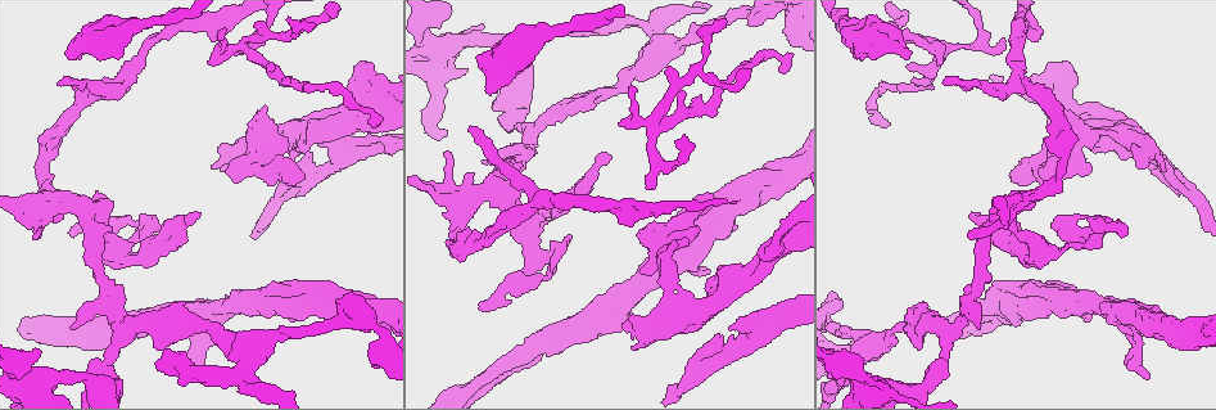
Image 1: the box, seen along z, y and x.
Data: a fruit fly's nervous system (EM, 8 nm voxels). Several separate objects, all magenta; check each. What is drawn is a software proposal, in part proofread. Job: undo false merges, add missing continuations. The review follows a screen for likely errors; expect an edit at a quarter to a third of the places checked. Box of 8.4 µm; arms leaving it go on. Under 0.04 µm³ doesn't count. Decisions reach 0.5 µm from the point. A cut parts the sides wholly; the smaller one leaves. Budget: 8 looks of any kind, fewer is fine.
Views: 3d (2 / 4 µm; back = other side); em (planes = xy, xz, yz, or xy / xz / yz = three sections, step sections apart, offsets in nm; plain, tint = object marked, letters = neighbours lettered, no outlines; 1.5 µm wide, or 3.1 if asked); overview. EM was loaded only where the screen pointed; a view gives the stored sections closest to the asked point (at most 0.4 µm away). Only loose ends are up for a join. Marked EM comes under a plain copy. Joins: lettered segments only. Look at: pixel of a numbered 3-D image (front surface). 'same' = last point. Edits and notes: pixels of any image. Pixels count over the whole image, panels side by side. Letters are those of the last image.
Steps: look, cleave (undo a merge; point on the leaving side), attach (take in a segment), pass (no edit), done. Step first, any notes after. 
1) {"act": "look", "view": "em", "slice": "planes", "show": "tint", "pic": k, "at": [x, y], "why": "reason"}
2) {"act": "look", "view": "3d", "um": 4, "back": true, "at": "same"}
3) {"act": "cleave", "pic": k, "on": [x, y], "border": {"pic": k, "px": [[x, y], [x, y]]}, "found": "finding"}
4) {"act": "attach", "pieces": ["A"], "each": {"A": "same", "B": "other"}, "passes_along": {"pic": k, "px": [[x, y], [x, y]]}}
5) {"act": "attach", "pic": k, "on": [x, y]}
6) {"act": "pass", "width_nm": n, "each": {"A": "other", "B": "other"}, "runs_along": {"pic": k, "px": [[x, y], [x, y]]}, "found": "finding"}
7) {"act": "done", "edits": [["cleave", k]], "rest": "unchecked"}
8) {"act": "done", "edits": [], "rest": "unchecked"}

{"act": "look", "view": "em", "slice": "yz", "step": 8, "show": "letters", "pic": 1, "at": [1149, 377], "why": "branch stops here"}

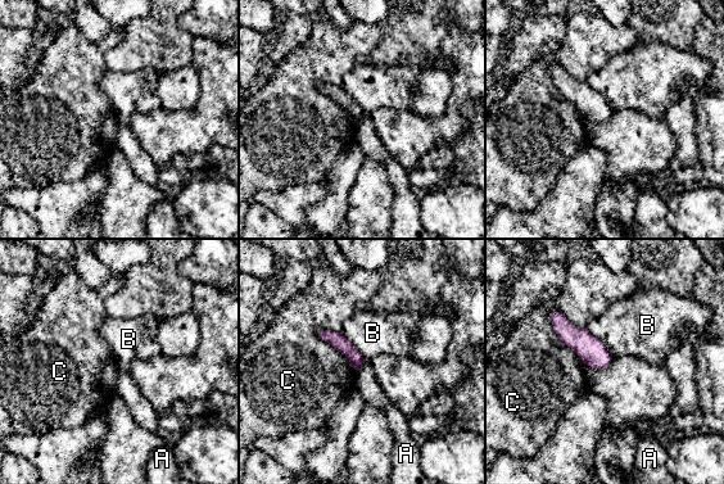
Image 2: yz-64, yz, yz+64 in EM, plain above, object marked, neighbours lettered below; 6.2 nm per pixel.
{"act": "pass", "each": {"A": "other", "B": "other", "C": "other"}, "border": {"pic": 2, "px": [[586, 328], [612, 357]]}, "found": "none of them fits"}

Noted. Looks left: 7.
{"act": "look", "view": "em", "slice": "yz", "step": 8, "show": "tint", "pic": 1, "at": [784, 74], "why": "long arm stops here"}

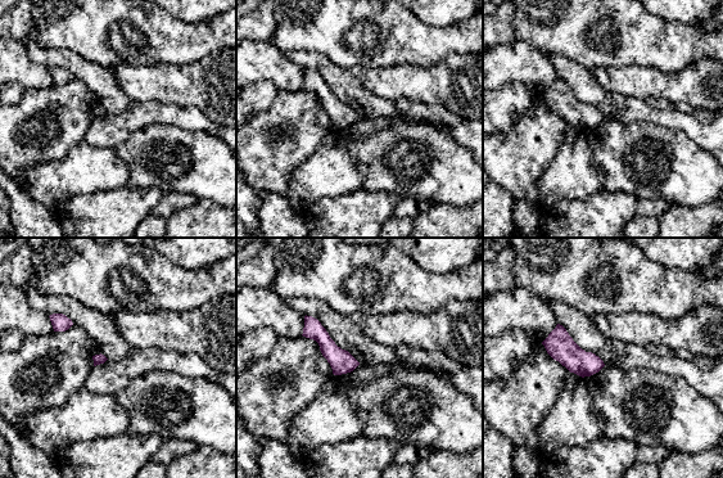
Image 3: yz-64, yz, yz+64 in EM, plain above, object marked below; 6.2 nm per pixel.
{"act": "look", "view": "em", "slice": "xy", "step": 8, "show": "letters", "at": "same", "why": "another direction"}

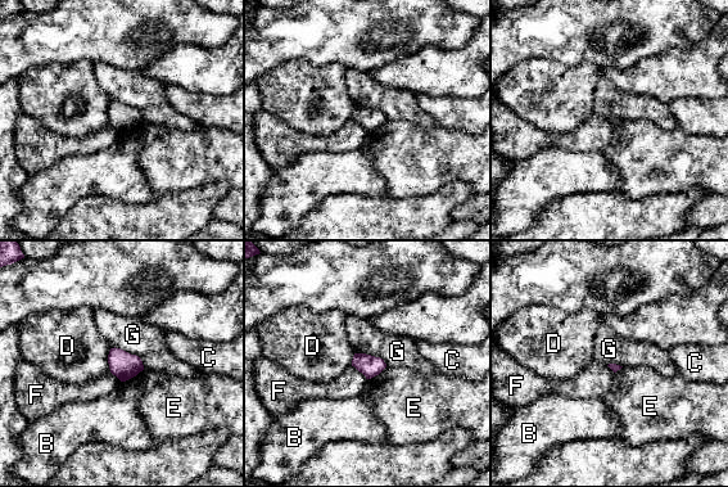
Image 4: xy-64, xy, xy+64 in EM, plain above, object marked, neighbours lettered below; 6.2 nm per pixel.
{"act": "pass", "longest_contact_nm": ["G", 240], "each": {"B": "other", "C": "other", "D": "other", "E": "other", "F": "other", "G": "other"}, "found": "none of them fits"}

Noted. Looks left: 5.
{"act": "look", "view": "em", "slice": "xz", "step": 8, "show": "tint", "pic": 1, "at": [71, 57], "why": "branch stops here"}

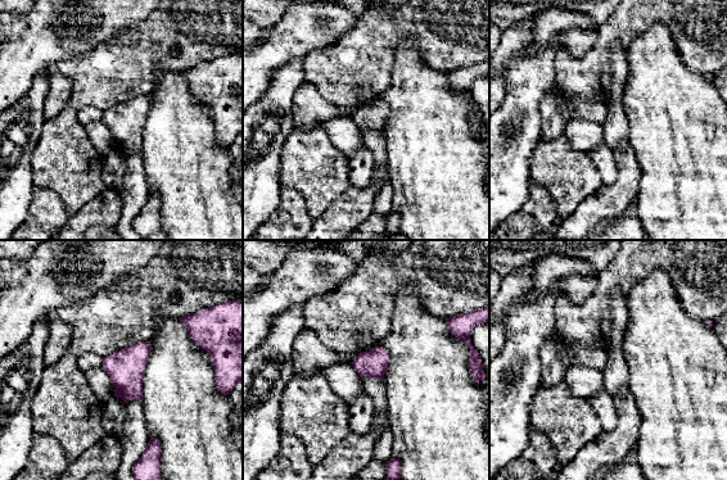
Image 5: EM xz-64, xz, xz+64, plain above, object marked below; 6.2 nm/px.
{"act": "look", "view": "em", "slice": "planes", "show": "letters", "at": "same"}

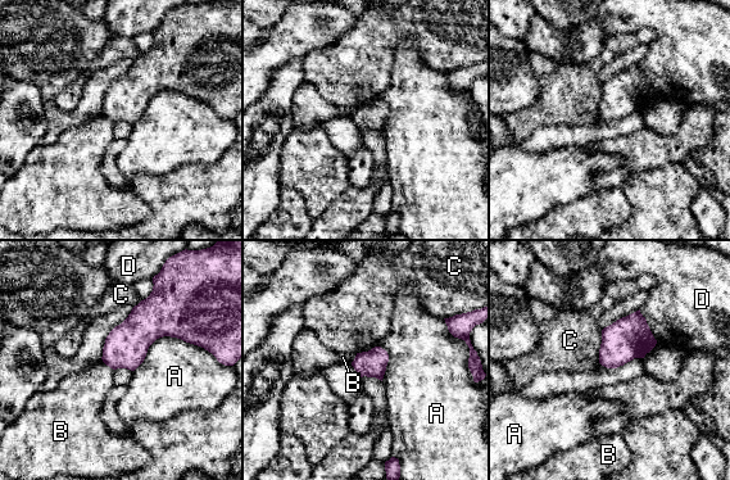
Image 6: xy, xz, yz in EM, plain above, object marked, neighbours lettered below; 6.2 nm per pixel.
{"act": "pass", "longest_contact_nm": ["A", 500], "each": {"A": "other", "B": "other", "C": "other", "D": "other"}, "found": "none of them fits"}

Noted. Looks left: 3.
{"act": "done", "edits": [], "rest": "unchecked"}

